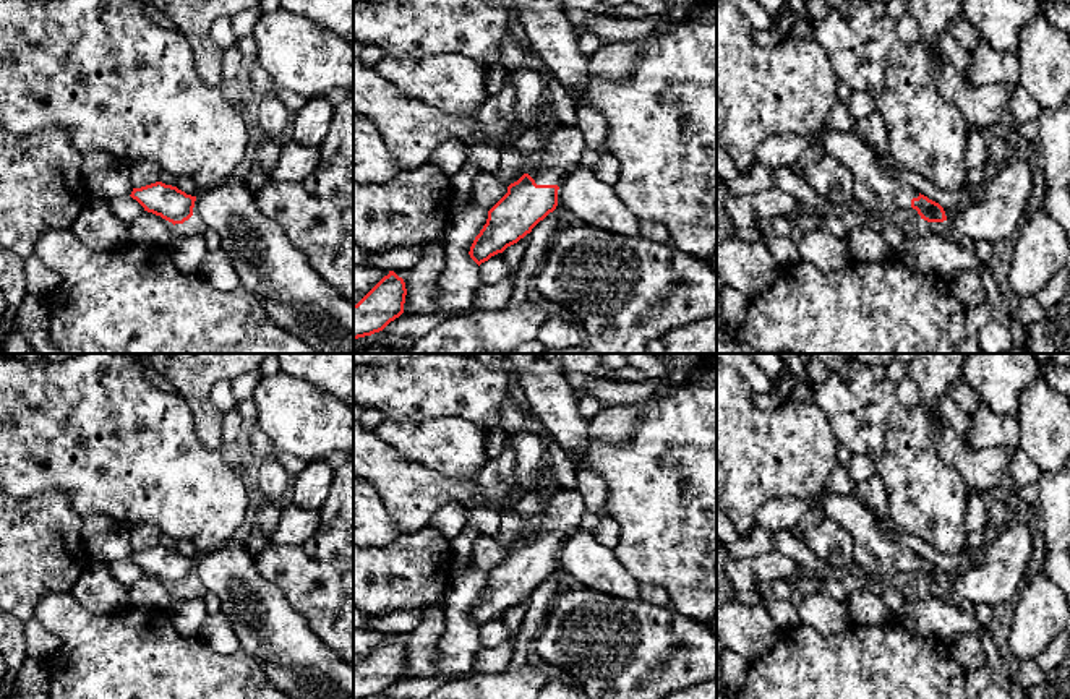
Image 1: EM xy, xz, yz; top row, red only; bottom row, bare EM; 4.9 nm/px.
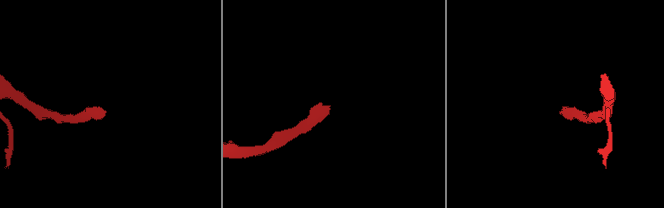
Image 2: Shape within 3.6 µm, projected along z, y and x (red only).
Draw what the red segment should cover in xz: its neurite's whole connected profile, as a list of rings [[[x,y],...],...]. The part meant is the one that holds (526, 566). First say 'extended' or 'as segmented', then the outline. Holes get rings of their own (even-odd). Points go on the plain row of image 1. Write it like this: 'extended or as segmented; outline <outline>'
extended; outline [[[577,490],[548,493],[530,532],[488,574],[486,587],[469,615],[478,629],[517,607],[556,572],[559,548],[567,534],[579,529],[584,514],[585,503]]]

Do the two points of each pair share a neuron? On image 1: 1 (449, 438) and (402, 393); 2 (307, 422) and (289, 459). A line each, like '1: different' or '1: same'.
1: different
2: different

